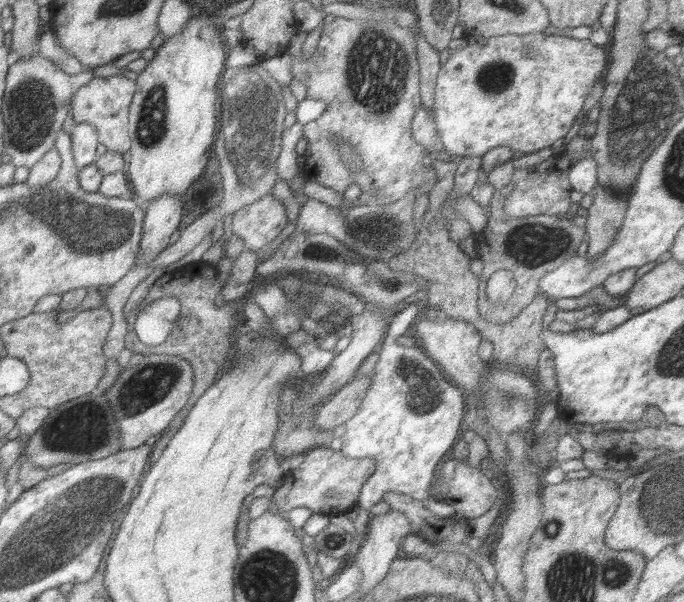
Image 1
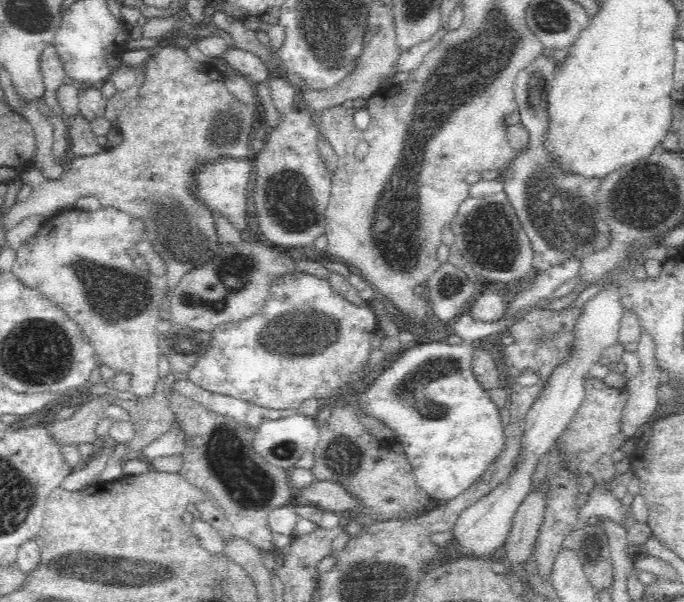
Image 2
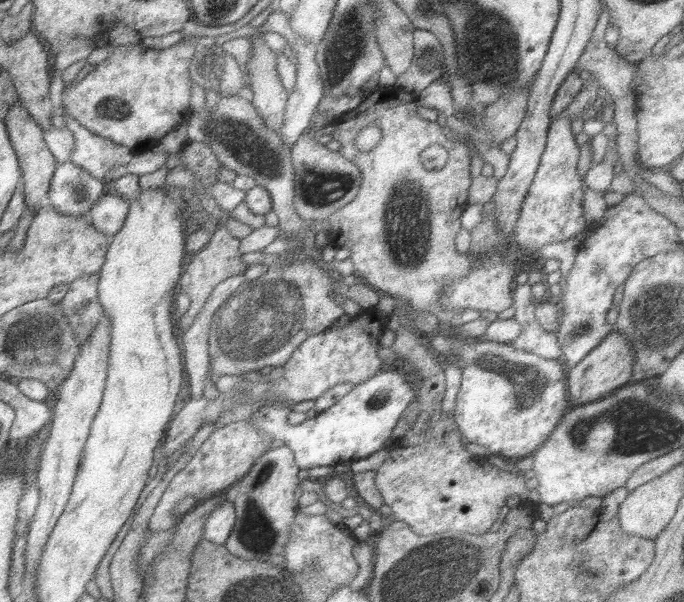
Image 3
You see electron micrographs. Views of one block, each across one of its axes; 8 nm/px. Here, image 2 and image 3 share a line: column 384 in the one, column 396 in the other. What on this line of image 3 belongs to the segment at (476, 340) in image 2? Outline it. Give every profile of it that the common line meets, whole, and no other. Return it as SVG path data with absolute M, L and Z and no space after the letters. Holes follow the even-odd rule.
M389 364L389 368L383 368L369 382L355 386L355 390L347 394L341 402L299 426L293 426L289 422L289 408L267 404L247 422L253 422L257 428L269 432L275 440L281 440L289 448L293 448L297 454L297 464L305 472L315 466L337 466L339 462L353 464L355 460L377 454L379 450L383 450L385 444L389 444L391 434L403 412L417 398L419 392L415 392L415 386L399 370L395 370L393 364Z

